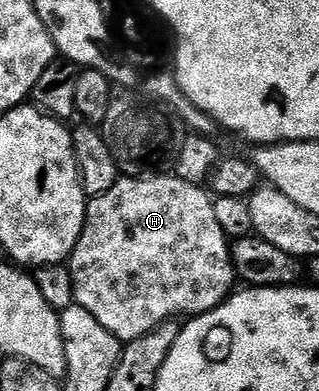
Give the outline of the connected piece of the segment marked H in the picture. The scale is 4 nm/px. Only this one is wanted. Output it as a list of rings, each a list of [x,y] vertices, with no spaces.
[[[159,173],[149,177],[120,177],[108,193],[93,196],[86,205],[86,220],[80,241],[76,241],[76,249],[70,254],[68,266],[72,273],[72,289],[74,290],[74,302],[77,306],[88,309],[108,333],[112,333],[116,338],[121,339],[123,344],[132,342],[136,337],[144,337],[144,333],[152,333],[162,323],[168,323],[177,320],[178,315],[193,317],[203,315],[205,311],[215,311],[220,304],[226,302],[235,290],[236,272],[234,262],[230,259],[229,237],[246,237],[254,230],[252,225],[252,209],[246,199],[237,199],[236,197],[217,197],[214,202],[214,215],[210,212],[210,203],[202,199],[203,188],[196,183],[185,183],[176,177],[171,177],[166,173]]]

